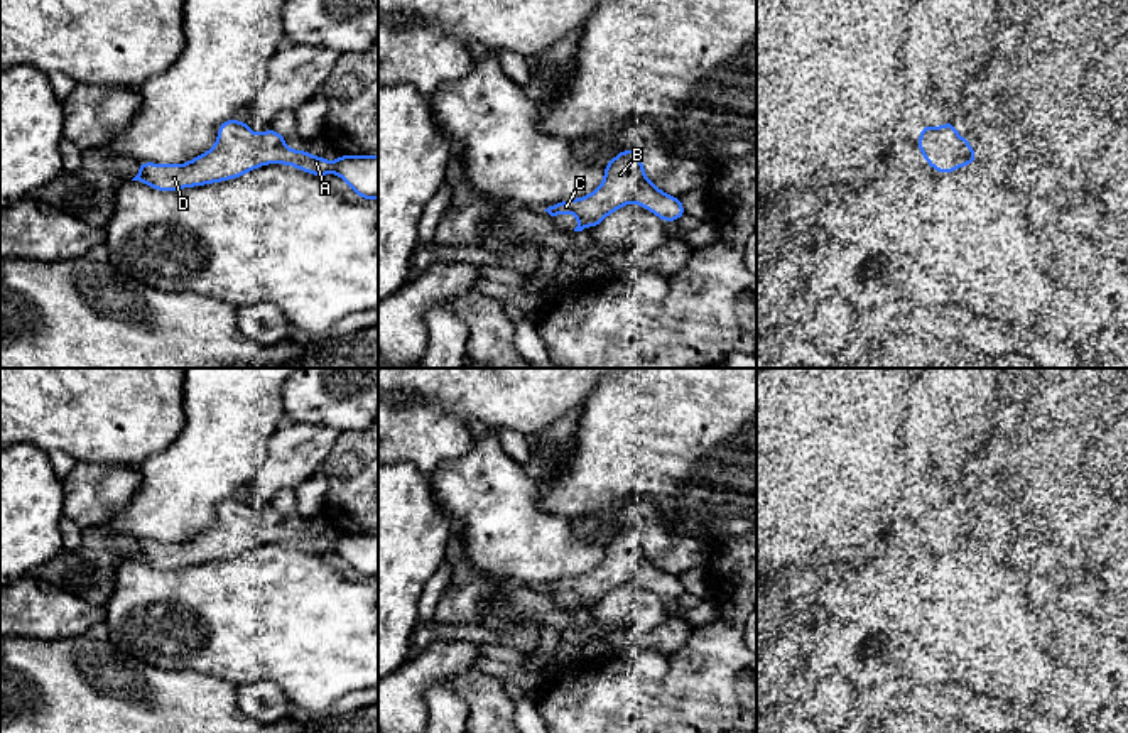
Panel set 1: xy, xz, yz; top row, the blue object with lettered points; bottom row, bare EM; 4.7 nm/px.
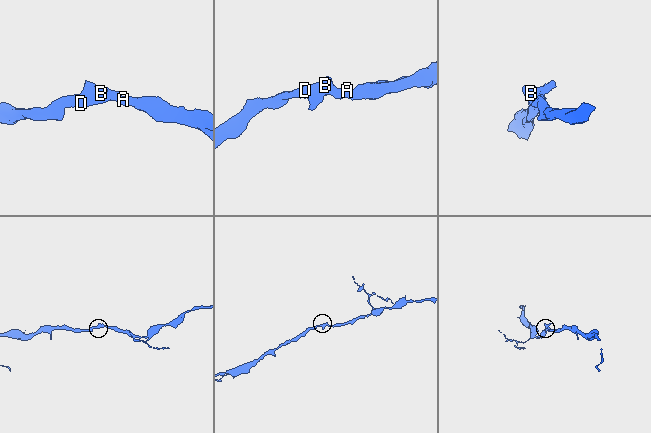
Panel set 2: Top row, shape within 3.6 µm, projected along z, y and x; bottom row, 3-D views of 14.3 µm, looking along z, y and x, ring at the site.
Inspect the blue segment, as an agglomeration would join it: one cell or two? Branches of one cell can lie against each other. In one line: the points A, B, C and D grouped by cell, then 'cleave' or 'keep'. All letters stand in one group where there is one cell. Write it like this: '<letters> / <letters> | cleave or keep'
A B C D | keep

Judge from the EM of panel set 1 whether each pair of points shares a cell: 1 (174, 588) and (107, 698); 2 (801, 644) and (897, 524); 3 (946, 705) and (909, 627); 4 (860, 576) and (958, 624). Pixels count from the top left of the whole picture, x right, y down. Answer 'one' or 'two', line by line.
1: two
2: two
3: two
4: one

